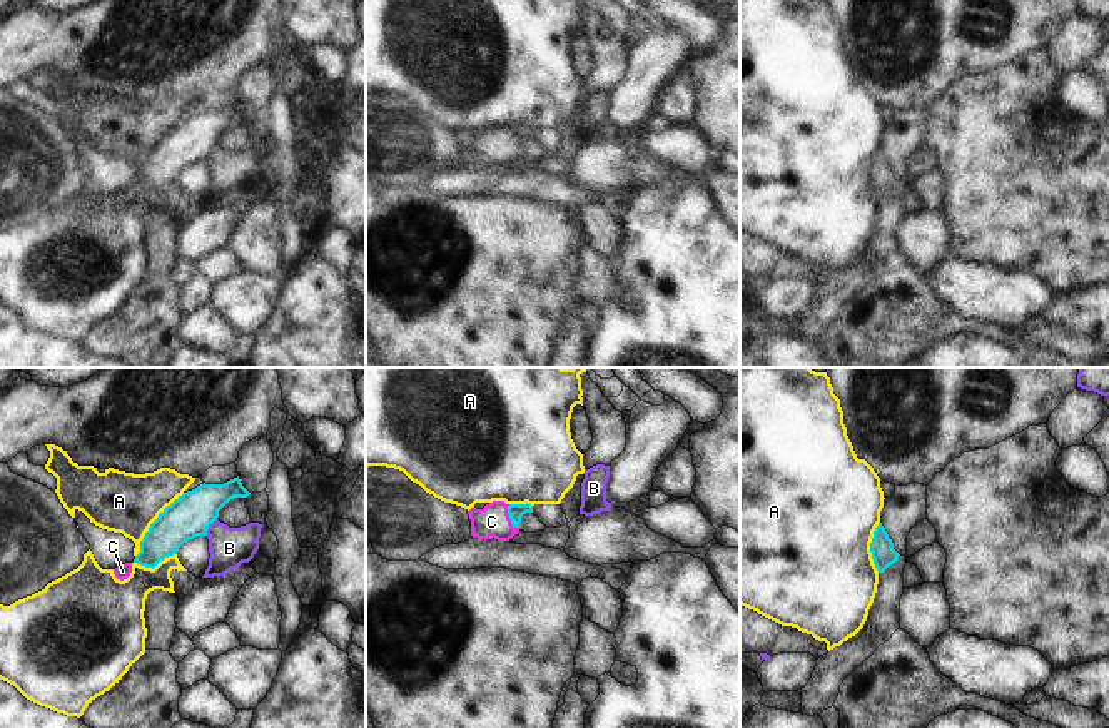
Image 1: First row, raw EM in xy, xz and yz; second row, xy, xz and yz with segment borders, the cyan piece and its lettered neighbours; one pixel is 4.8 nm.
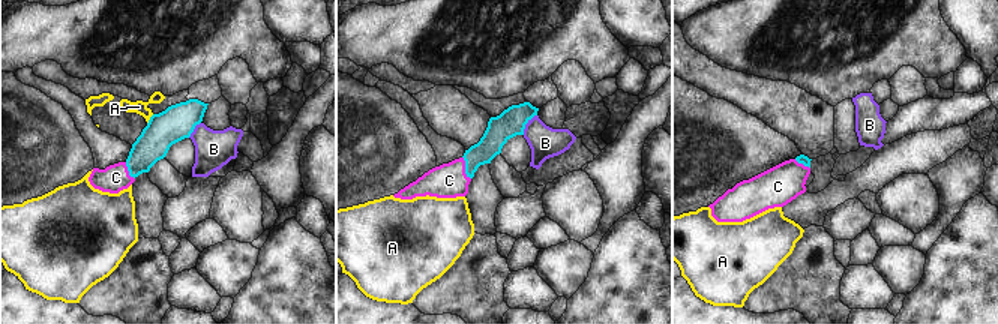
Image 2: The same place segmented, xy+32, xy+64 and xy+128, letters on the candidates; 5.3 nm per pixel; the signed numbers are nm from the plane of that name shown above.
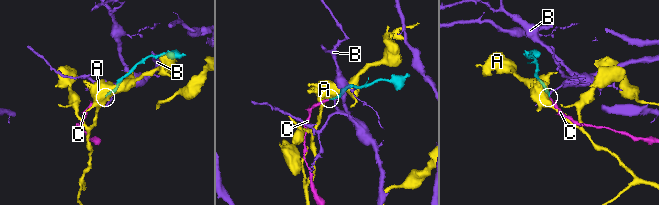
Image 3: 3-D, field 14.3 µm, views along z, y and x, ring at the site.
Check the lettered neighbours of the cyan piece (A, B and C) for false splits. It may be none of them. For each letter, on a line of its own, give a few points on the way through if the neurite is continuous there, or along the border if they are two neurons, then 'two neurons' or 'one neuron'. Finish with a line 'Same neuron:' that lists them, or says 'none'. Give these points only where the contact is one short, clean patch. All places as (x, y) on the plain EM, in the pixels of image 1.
A: two neurons
B: border along xy (216, 144), (206, 161); two neurons
C: runs through xz (515, 137), (510, 144), (491, 147); one neuron
Same neuron: C

